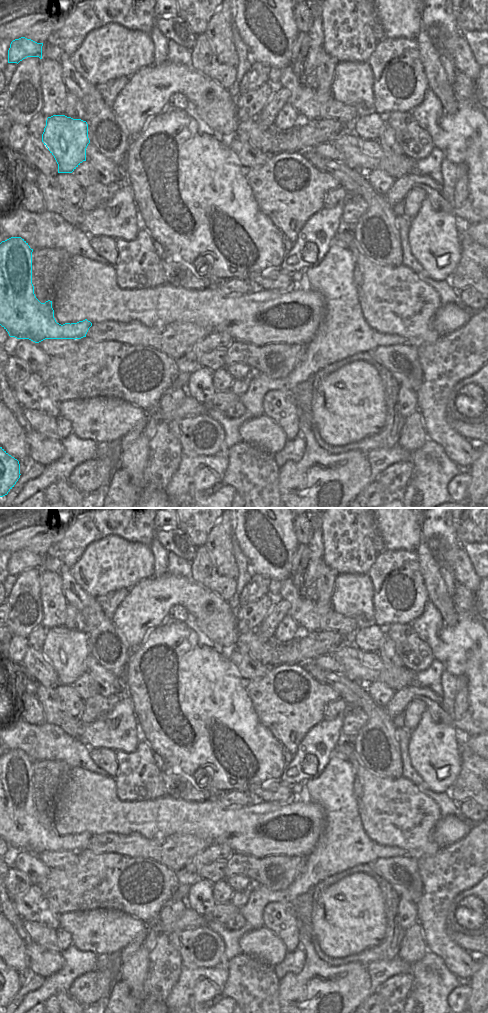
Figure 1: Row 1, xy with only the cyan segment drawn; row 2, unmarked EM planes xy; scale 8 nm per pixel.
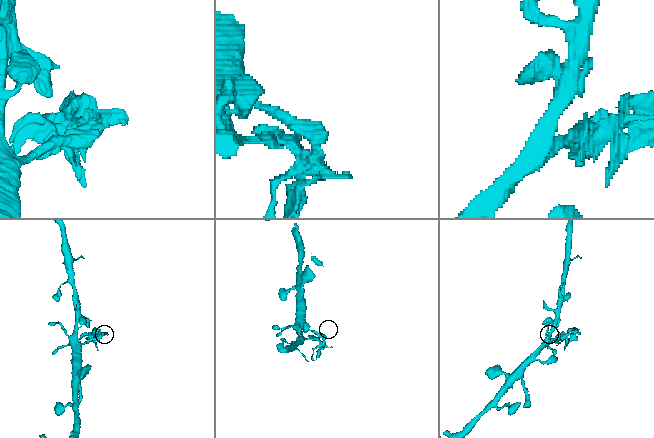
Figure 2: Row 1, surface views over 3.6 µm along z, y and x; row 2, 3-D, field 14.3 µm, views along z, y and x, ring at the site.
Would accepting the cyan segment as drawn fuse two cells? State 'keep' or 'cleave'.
cleave

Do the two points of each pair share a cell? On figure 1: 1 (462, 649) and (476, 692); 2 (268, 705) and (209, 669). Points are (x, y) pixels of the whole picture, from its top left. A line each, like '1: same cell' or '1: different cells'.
1: same cell
2: different cells

